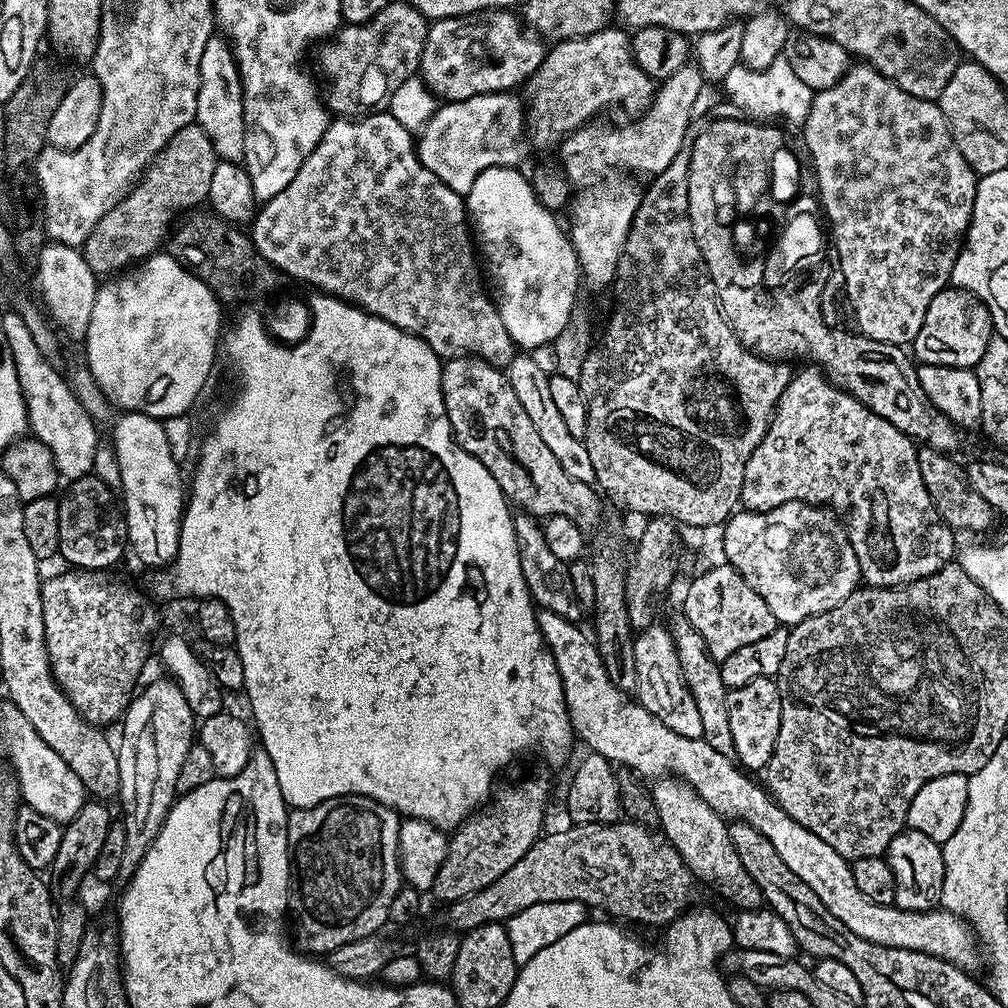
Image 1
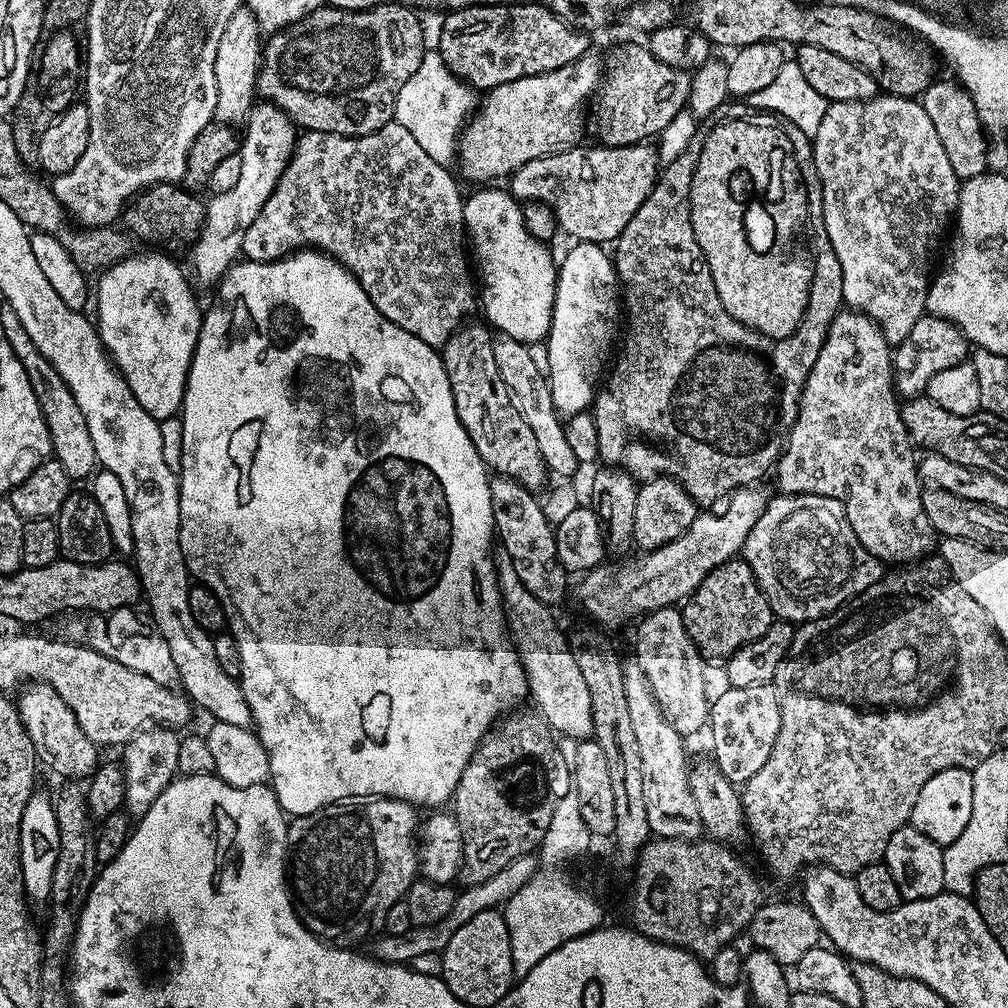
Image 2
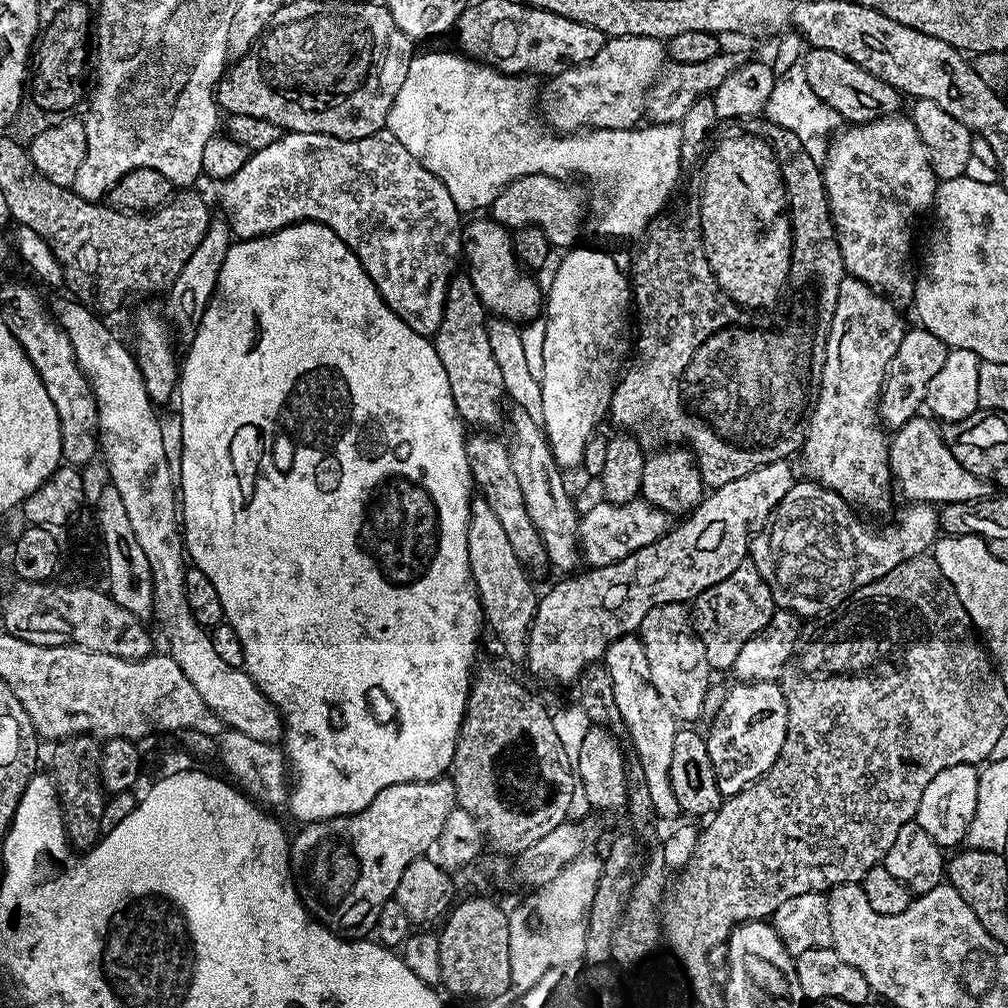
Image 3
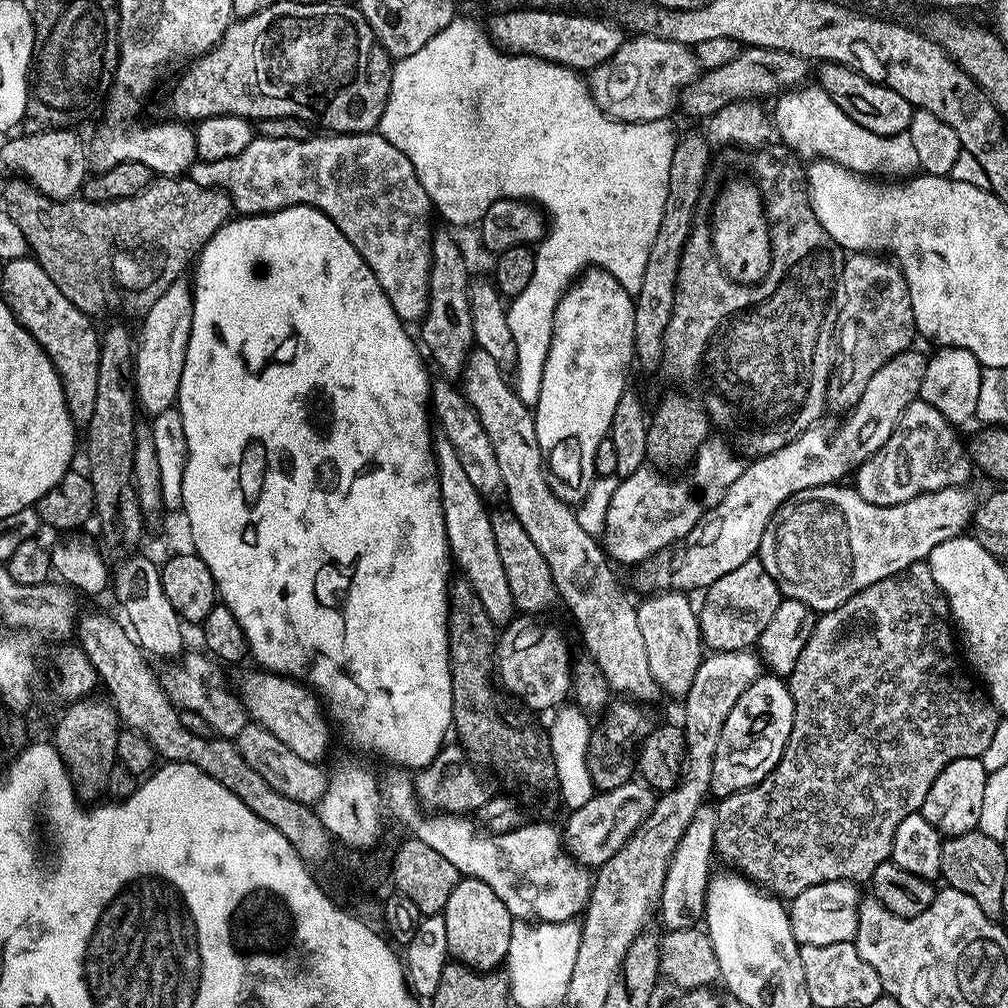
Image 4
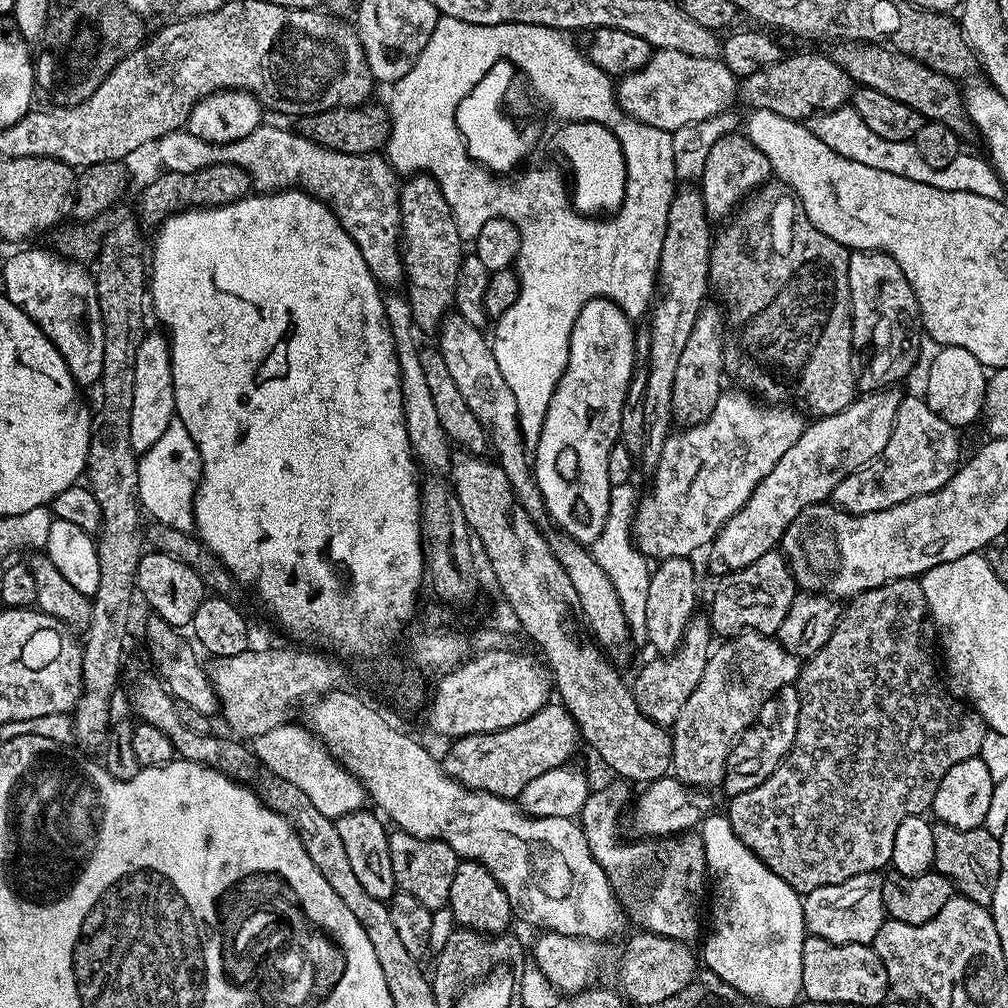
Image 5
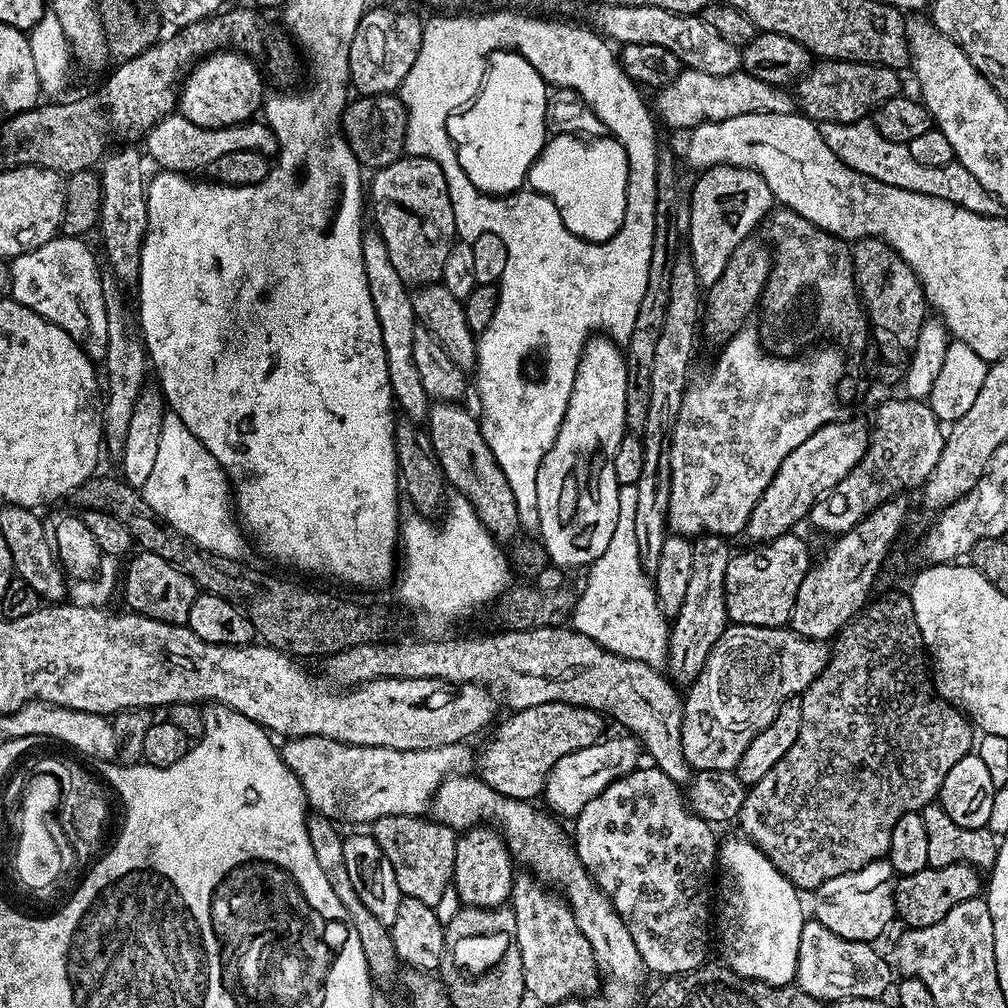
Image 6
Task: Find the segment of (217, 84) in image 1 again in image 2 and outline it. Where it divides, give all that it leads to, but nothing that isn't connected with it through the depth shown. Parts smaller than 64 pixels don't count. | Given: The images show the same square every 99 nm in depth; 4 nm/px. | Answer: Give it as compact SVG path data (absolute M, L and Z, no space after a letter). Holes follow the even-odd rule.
M242 6L234 14L234 18L230 18L230 22L226 22L226 30L222 30L222 38L218 41L218 58L214 58L214 74L218 82L215 119L219 123L240 126L247 121L248 113L252 111L254 101L258 96L256 75L260 72L261 59L262 33L260 27L252 11L247 6Z

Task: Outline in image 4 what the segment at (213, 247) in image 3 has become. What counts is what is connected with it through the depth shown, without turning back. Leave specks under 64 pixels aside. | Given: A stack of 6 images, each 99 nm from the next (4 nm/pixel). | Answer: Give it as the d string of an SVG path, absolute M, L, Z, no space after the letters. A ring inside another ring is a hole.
M184 278L175 280L170 290L166 290L166 294L162 294L162 298L158 298L158 302L154 302L154 306L150 306L150 310L143 313L140 322L140 332L138 328L138 335L134 340L134 394L139 407L143 411L145 408L149 417L155 418L167 408L173 407L180 395L182 366L186 366L186 346L190 342L192 325L192 290L189 281Z

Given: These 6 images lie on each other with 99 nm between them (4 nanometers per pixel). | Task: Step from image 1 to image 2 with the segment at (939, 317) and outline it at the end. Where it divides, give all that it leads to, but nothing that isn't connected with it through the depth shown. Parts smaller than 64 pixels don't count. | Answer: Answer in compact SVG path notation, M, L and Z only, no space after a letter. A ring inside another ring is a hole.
M920 316L918 322L914 322L914 330L910 330L910 334L902 343L895 345L894 387L904 398L921 395L927 389L930 378L938 374L938 370L950 370L950 366L965 363L969 356L969 342L955 324L937 316Z

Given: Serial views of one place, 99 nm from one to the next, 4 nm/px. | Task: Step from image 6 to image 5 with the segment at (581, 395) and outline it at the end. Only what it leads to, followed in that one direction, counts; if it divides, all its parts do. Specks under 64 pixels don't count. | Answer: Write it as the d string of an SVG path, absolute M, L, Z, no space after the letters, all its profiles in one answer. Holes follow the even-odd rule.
M601 298L586 302L586 306L582 306L582 310L578 314L578 318L574 322L574 326L570 330L570 346L568 347L568 361L566 362L566 370L562 374L562 378L558 382L558 386L554 390L554 394L550 398L550 406L546 410L546 418L542 422L542 430L540 438L534 445L534 475L536 477L536 485L544 499L544 510L547 519L552 519L557 524L559 531L567 536L569 540L576 544L591 546L598 538L603 530L603 524L607 518L607 510L610 504L610 492L612 483L606 474L606 458L610 458L610 450L613 444L617 443L620 434L620 419L622 418L622 406L624 399L628 393L628 383L632 377L632 367L636 361L636 332L634 331L633 321L628 319L628 315L616 305L613 300Z

